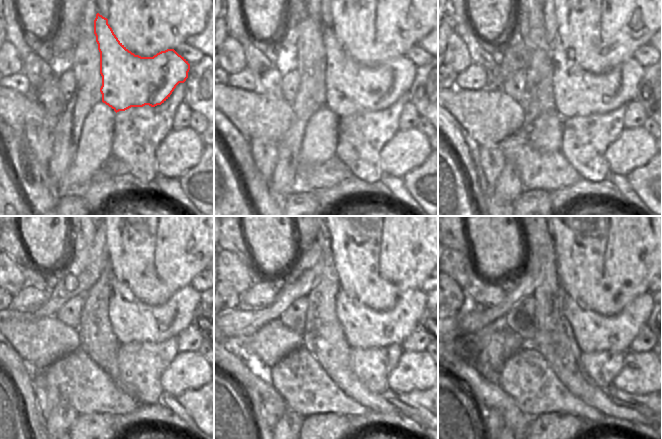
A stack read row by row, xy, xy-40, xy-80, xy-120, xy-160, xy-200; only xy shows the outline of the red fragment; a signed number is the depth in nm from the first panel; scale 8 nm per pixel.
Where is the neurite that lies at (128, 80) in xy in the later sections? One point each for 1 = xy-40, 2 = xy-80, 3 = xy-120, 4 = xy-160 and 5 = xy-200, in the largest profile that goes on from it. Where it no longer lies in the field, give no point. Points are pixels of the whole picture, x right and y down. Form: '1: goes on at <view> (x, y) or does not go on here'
1: goes on at xy-40 (351, 88)
2: goes on at xy-80 (577, 93)
3: goes on at xy-120 (132, 321)
4: goes on at xy-160 (363, 327)
5: goes on at xy-200 (593, 332)

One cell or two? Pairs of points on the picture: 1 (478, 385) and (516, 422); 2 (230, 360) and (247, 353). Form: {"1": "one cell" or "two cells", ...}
{"1": "one cell", "2": "two cells"}

